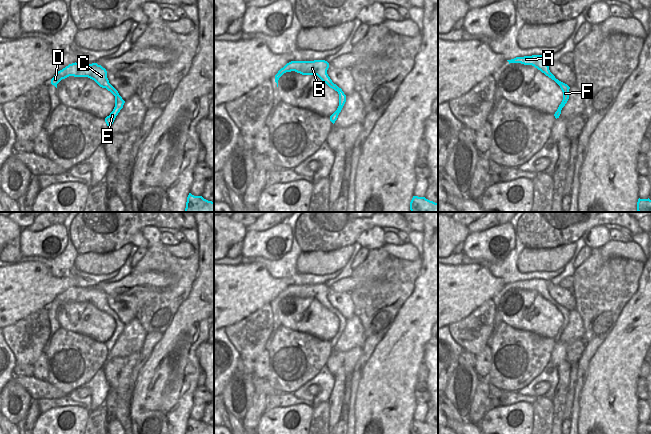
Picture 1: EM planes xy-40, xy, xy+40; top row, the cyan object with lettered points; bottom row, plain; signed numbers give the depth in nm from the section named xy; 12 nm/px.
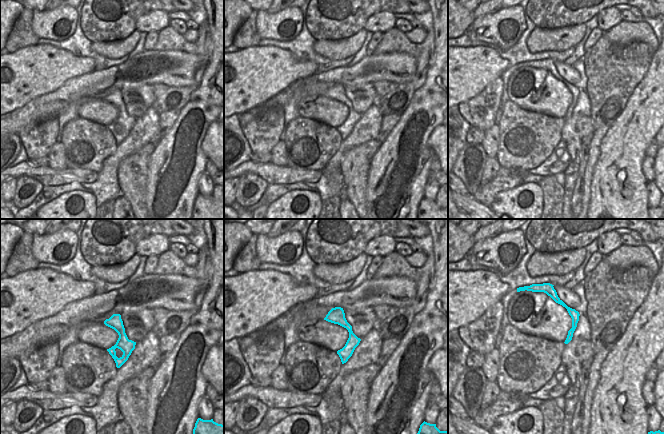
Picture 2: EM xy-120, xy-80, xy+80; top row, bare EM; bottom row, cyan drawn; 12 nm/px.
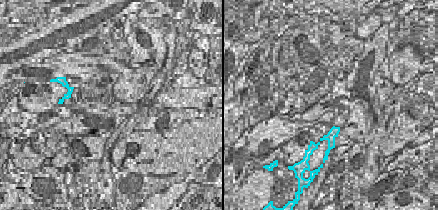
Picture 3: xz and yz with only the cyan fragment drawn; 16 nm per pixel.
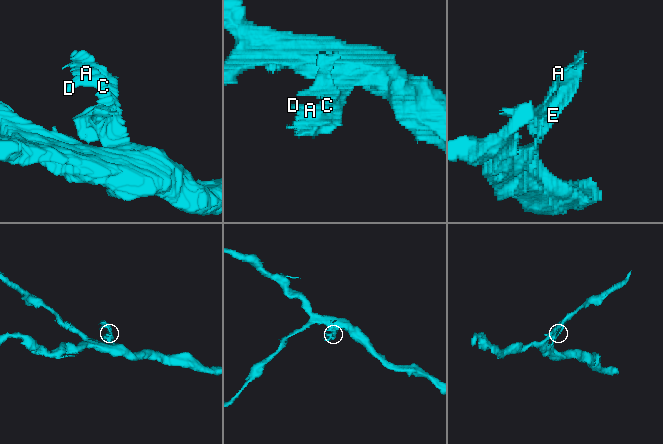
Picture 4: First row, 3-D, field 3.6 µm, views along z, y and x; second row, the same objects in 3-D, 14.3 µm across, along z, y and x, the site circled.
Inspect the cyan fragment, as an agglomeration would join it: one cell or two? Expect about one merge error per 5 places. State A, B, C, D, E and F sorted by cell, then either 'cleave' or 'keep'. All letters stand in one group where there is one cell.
groups A B C D E F; keep

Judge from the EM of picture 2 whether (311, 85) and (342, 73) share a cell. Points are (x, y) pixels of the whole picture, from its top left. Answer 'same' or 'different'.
same

